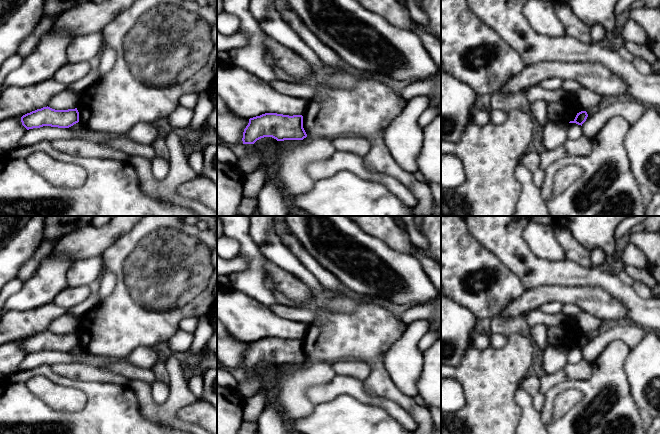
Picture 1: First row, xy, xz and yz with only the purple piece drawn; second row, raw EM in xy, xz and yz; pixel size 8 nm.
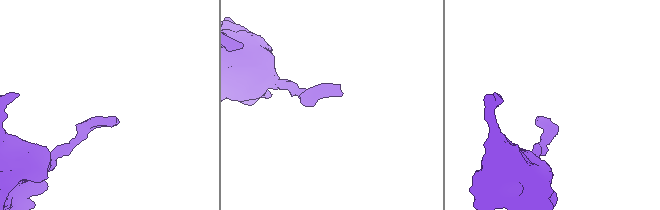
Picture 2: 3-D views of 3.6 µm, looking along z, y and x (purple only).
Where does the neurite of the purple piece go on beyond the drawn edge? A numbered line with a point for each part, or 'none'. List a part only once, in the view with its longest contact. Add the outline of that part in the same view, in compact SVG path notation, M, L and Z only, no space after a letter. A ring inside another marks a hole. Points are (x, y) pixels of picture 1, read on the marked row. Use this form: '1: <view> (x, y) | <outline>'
none

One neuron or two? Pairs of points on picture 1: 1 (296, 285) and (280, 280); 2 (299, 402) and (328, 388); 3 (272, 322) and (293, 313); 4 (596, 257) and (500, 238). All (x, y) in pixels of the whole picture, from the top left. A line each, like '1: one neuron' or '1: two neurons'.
1: one neuron
2: two neurons
3: two neurons
4: two neurons

